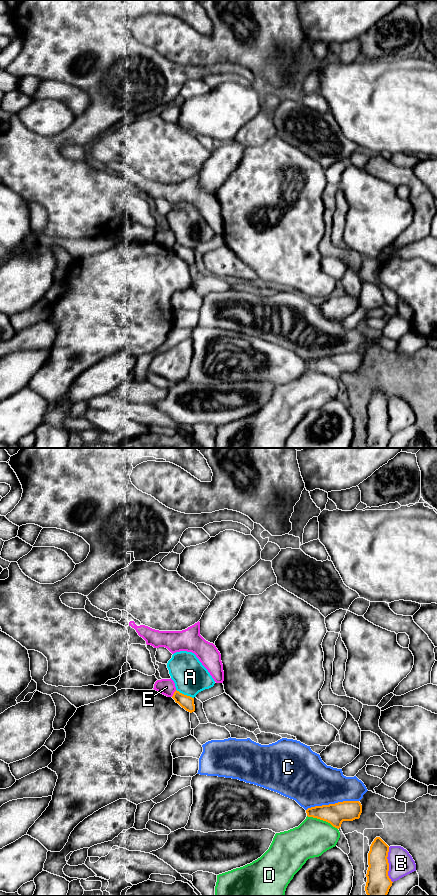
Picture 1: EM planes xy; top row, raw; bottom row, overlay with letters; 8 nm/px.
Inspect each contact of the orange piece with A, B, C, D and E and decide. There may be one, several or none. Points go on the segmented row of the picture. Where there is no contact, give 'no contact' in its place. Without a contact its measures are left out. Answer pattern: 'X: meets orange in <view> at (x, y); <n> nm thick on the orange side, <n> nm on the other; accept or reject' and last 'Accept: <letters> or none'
A: meets orange in xy at (185, 695); 110 nm thick on the orange side, 280 nm on the other; reject
B: meets orange in xy at (388, 865); 190 nm thick on the orange side, 200 nm on the other; reject
C: meets orange in xy at (332, 804); 170 nm thick on the orange side, 380 nm on the other; reject
D: meets orange in xy at (322, 819); 170 nm thick on the orange side, 300 nm on the other; reject
E: meets orange in xy at (174, 693); 110 nm thick on the orange side, 130 nm on the other; reject
Accept: none

